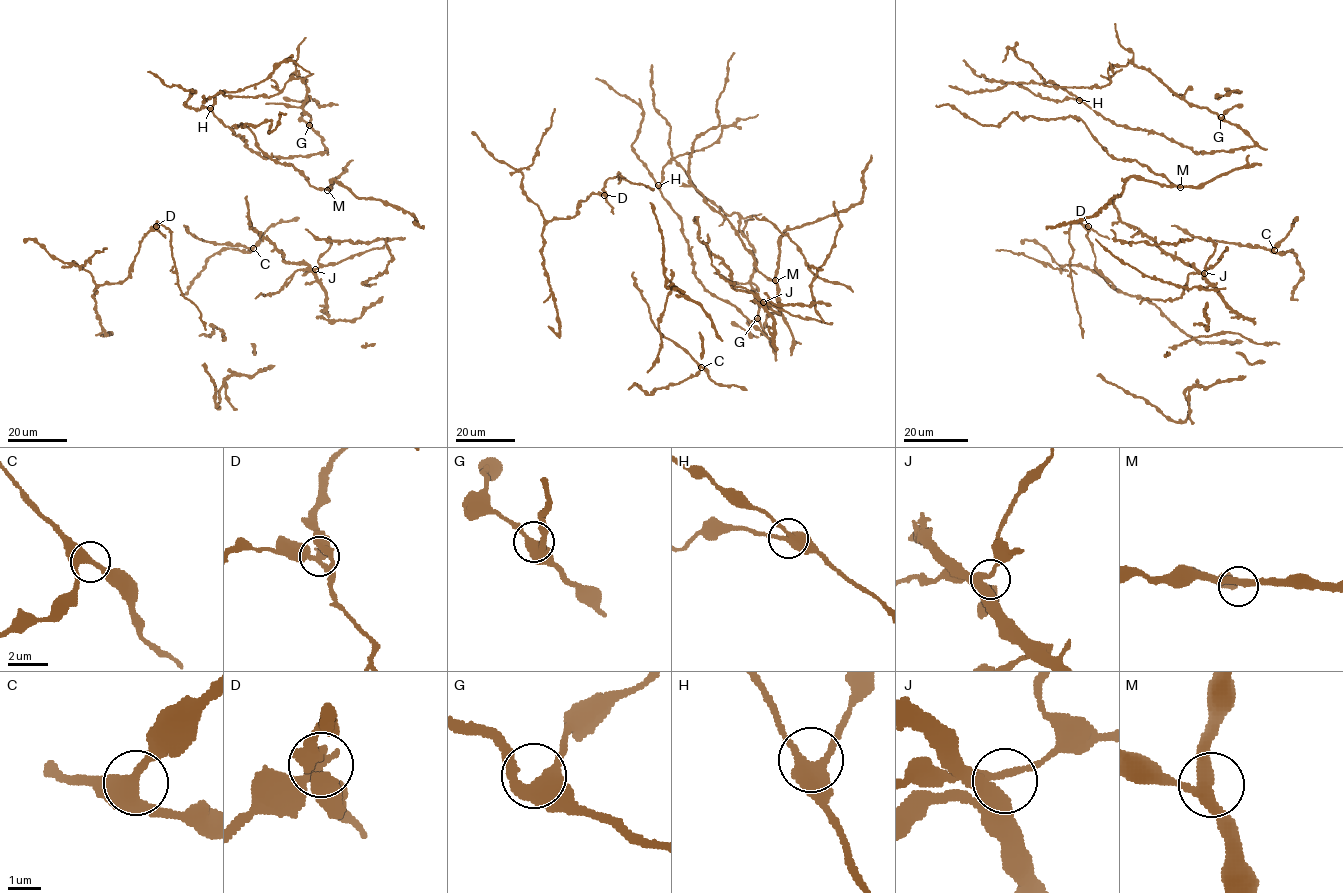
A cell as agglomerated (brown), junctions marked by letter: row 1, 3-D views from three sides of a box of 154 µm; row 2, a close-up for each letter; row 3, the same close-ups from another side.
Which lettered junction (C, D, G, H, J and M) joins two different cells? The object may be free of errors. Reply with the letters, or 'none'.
D

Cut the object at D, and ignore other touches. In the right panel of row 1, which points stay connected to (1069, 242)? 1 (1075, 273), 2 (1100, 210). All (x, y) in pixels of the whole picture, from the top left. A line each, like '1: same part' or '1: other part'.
1: same part
2: other part

